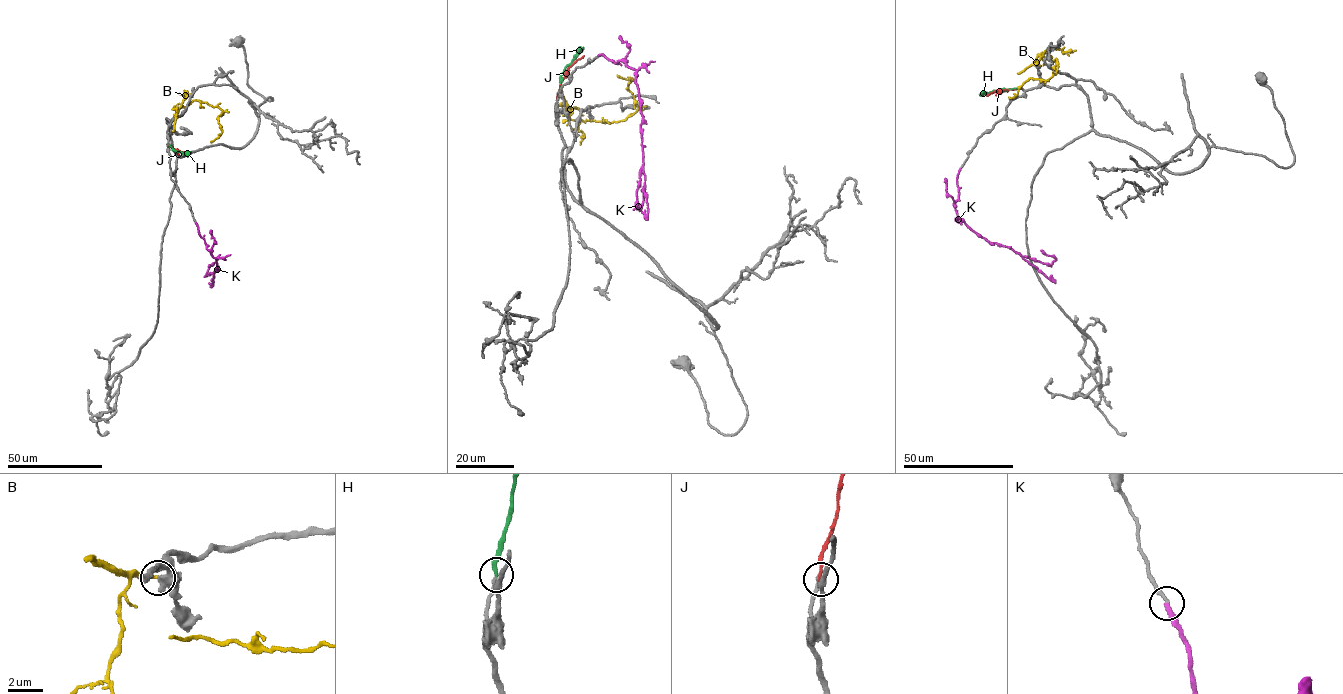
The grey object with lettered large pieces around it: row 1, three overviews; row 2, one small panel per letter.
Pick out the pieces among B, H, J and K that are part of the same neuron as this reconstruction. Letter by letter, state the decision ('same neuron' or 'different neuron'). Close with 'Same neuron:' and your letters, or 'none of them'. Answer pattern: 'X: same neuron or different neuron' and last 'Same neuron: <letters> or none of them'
B: different neuron
H: same neuron
J: different neuron
K: different neuron
Same neuron: H

